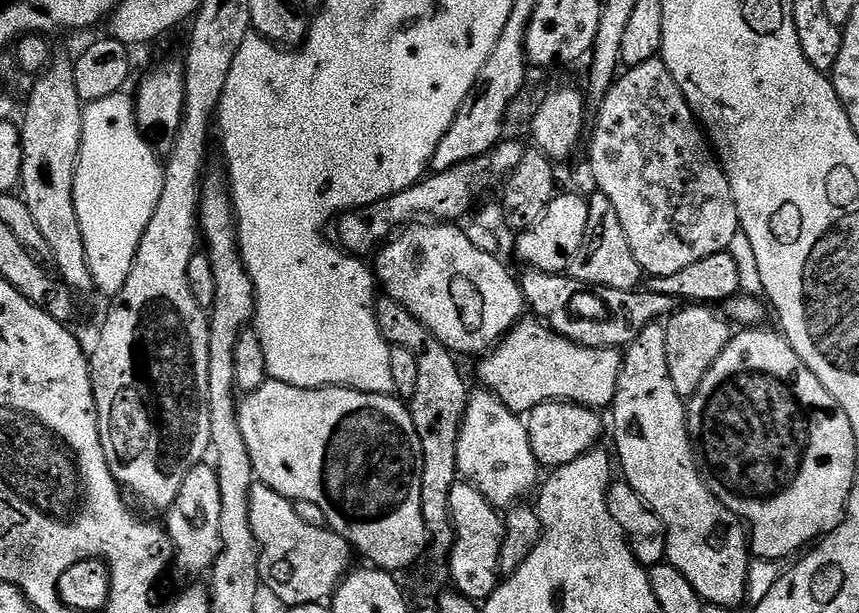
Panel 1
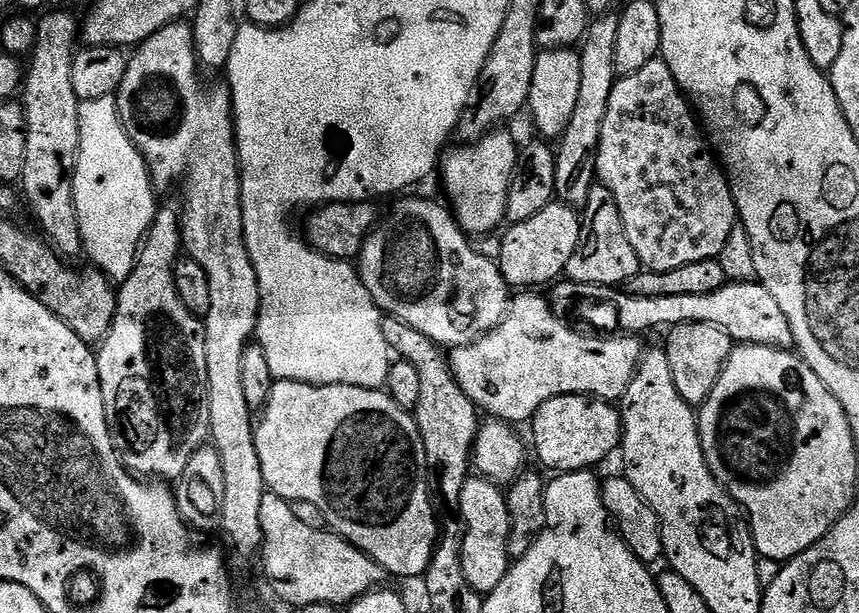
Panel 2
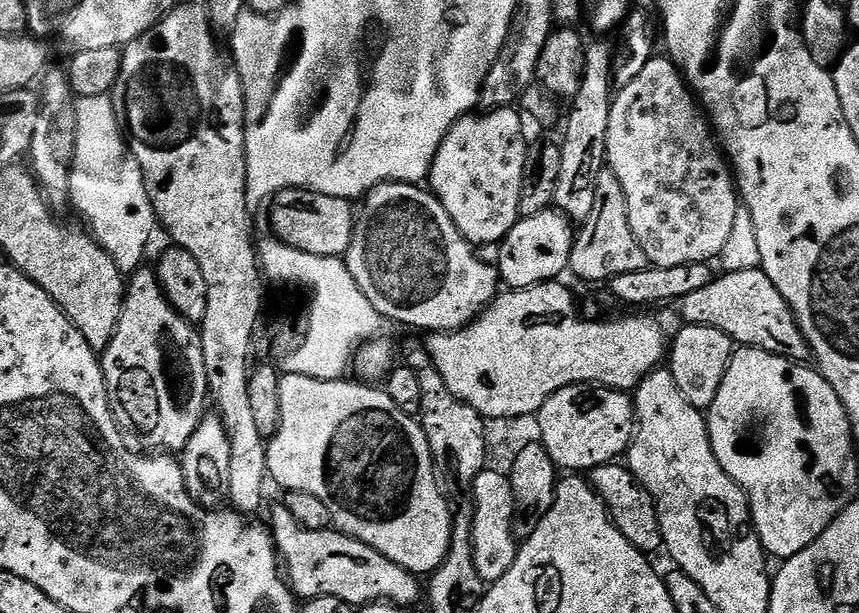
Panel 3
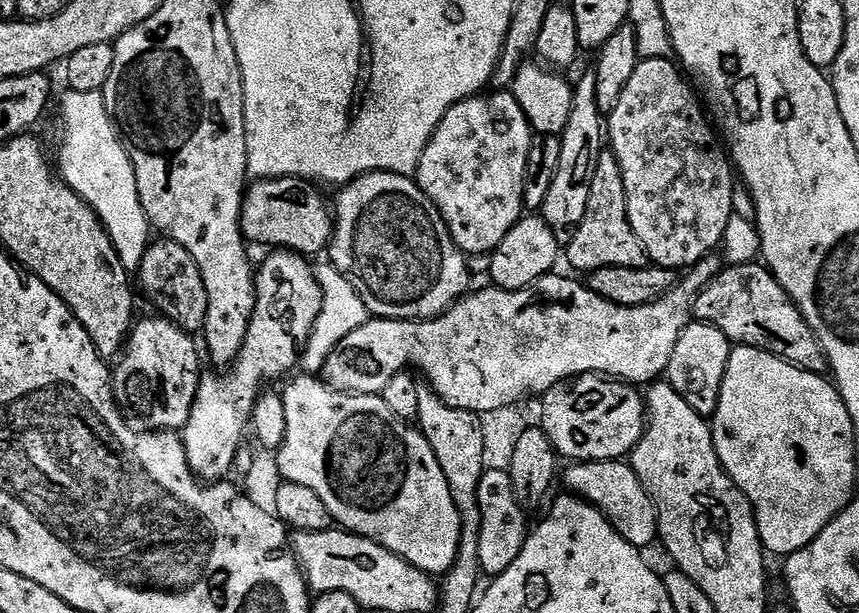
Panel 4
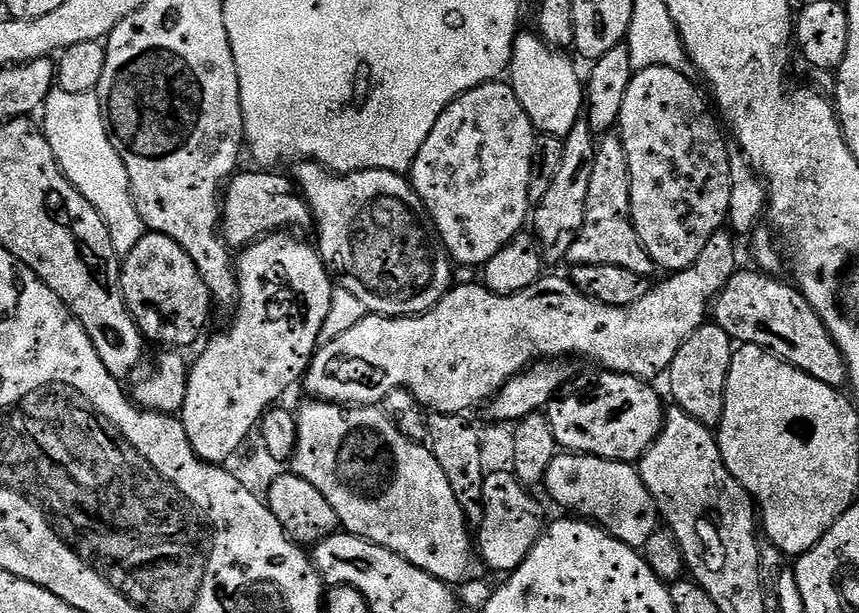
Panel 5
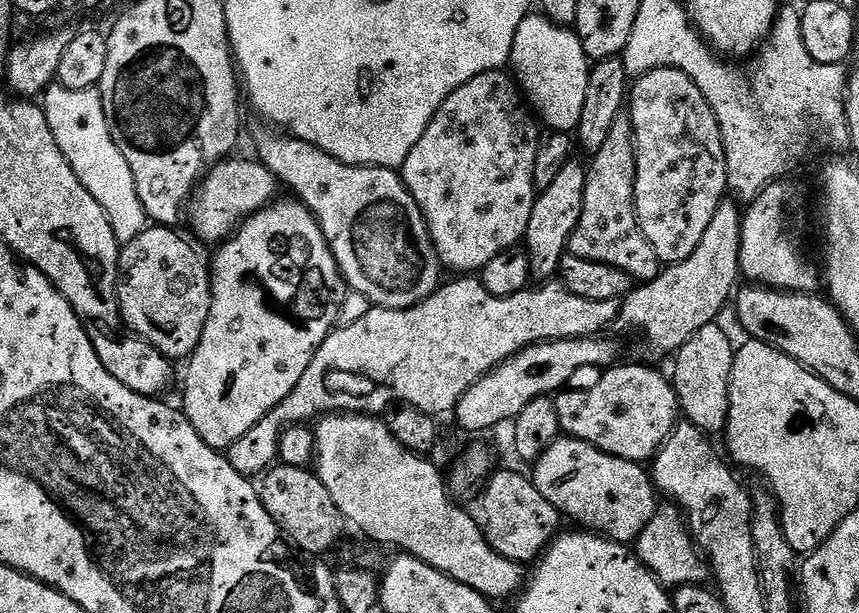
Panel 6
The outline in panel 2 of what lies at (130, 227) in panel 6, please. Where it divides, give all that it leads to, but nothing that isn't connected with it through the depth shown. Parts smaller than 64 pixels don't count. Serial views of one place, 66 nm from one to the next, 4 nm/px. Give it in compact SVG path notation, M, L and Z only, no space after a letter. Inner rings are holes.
M116 97L94 98L85 100L80 106L80 153L74 174L74 202L80 223L80 233L84 239L84 252L91 263L99 268L109 280L124 281L138 259L138 249L146 235L145 229L124 228L129 220L132 224L147 225L157 207L157 193L152 187L148 167L142 153L132 145L132 139L126 134L120 121L120 112L116 109Z

